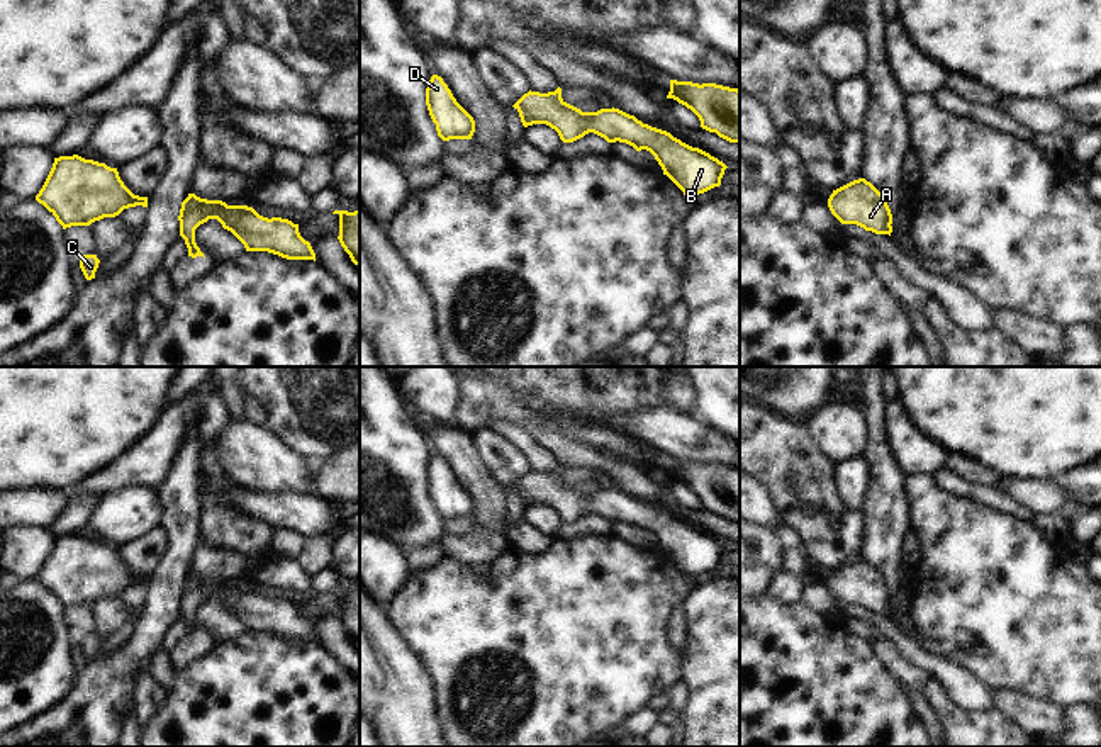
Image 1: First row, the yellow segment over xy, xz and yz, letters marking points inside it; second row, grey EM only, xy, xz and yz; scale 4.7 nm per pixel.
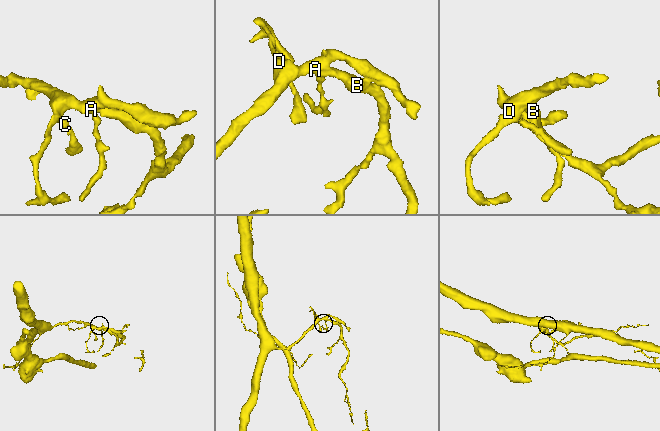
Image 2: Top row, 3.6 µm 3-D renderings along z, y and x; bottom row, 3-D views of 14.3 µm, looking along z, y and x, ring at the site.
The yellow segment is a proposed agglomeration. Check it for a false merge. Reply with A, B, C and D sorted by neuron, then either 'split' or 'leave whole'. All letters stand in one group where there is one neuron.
groups A B C D; leave whole

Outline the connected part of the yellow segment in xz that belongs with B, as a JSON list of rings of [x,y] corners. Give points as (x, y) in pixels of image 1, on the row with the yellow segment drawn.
[[[562,88],[539,93],[528,92],[512,105],[524,127],[546,124],[555,129],[563,143],[573,143],[589,132],[604,138],[607,143],[626,143],[636,151],[650,151],[658,165],[682,192],[704,194],[721,185],[723,161],[709,153],[692,148],[670,132],[643,124],[634,115],[619,109],[601,109],[582,112],[562,98]]]

